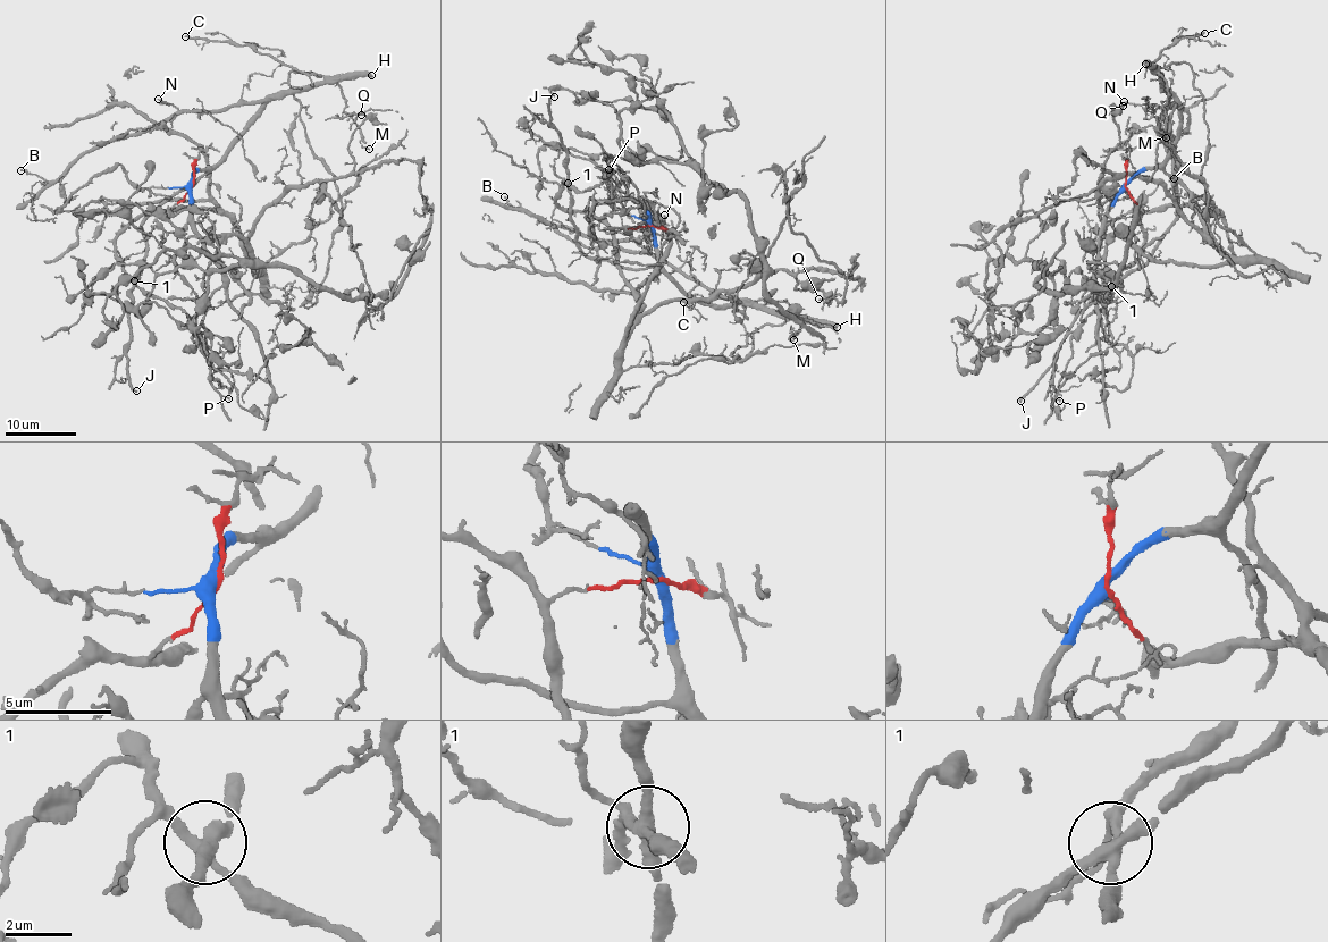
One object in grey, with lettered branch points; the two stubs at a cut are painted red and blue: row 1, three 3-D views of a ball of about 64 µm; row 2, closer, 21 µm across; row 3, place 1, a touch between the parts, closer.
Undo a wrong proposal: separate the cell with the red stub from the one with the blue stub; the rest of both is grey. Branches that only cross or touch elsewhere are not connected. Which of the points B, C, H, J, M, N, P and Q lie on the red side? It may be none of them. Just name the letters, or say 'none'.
P, Q

